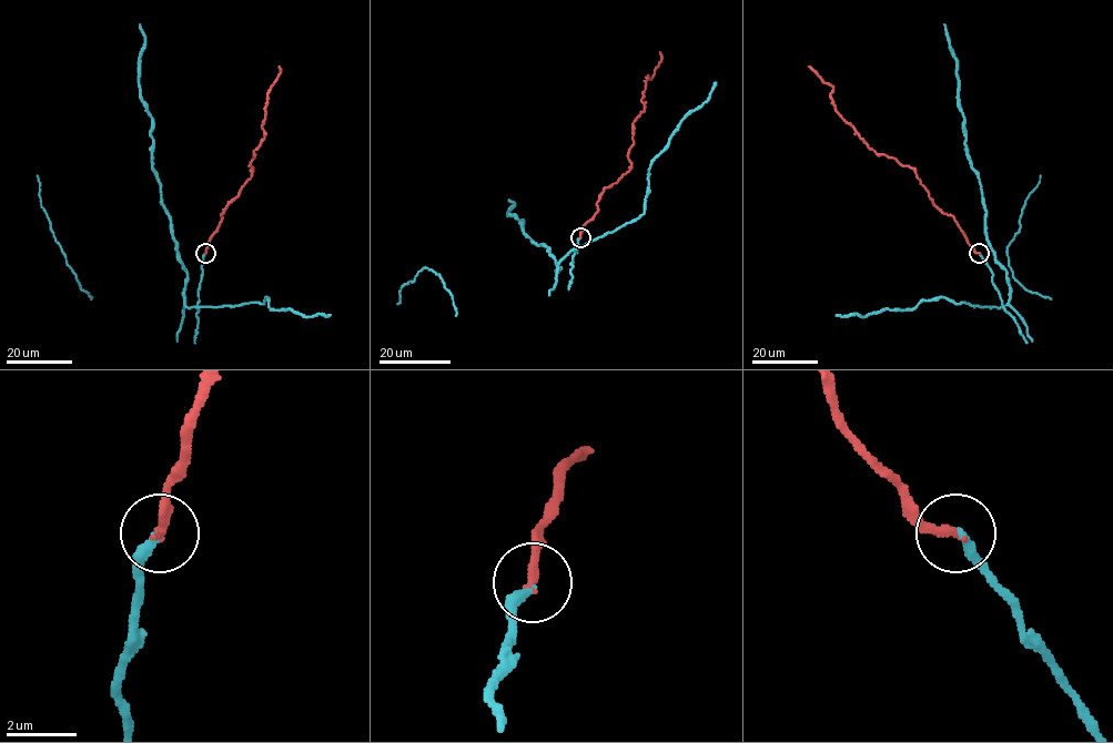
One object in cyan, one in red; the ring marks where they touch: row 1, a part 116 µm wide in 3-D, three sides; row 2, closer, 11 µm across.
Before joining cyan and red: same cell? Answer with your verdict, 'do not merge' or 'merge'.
merge

